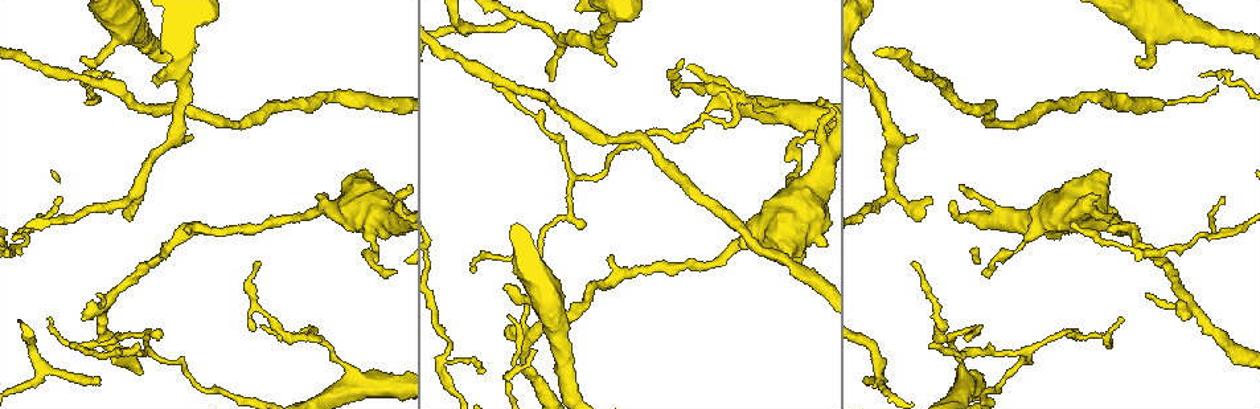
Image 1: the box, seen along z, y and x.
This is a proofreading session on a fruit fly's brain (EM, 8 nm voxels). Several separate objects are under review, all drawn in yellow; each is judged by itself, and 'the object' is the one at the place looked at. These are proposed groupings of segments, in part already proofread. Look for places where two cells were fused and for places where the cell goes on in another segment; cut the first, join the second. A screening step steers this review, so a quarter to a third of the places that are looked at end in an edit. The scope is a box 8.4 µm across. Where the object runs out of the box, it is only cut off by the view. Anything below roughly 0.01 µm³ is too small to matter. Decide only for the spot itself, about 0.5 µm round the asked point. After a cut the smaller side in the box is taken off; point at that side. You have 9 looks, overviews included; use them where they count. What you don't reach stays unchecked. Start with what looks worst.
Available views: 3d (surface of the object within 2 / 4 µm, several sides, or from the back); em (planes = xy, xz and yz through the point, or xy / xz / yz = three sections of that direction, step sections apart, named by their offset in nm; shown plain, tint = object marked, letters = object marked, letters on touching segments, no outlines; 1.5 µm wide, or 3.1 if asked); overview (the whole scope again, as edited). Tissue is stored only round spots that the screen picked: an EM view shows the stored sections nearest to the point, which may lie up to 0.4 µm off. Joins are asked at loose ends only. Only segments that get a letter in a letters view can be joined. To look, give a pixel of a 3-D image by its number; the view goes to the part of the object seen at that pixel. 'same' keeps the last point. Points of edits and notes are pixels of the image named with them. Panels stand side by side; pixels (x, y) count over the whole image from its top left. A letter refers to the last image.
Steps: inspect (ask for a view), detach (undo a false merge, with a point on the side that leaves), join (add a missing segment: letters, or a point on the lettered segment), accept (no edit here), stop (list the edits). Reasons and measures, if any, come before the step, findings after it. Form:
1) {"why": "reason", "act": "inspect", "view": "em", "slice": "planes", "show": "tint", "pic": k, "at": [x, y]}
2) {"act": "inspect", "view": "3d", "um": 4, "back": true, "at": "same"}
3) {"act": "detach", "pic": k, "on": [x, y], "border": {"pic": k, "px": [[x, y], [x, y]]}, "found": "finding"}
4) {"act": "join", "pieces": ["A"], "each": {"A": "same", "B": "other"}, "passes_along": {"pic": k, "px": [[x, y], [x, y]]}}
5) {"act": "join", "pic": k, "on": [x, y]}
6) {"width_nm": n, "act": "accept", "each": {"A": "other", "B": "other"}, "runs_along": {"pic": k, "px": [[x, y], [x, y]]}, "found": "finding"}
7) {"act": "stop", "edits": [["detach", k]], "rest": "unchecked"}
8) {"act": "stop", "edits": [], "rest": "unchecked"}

{"why": "arms part here", "act": "inspect", "view": "3d", "um": 2, "pic": 1, "at": [879, 365]}

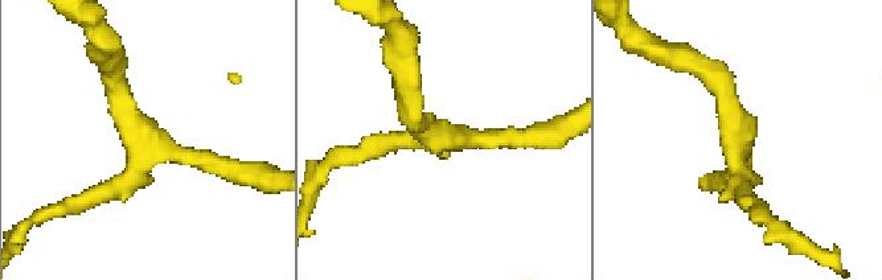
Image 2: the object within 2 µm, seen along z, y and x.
{"arms": 3, "why": "shape alone is not enough", "act": "inspect", "view": "em", "slice": "planes", "show": "letters", "pic": 2, "at": [142, 138]}

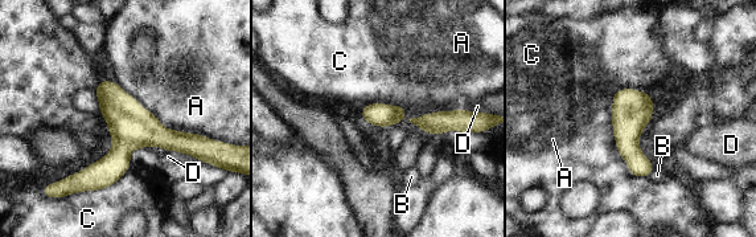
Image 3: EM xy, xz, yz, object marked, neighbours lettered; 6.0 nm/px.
{"act": "accept", "each": {"A": "other", "B": "other", "C": "other", "D": "other"}, "border": {"pic": 3, "px": [[611, 93], [617, 154], [646, 178]]}, "found": "all the same cell"}

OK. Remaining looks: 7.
{"act": "inspect", "view": "3d", "um": 4, "pic": 1, "at": [51, 317]}

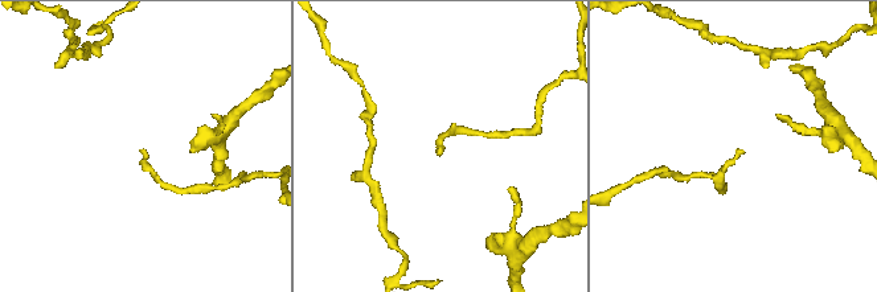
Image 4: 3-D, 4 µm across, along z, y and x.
{"why": "need the tissue", "act": "inspect", "view": "em", "slice": "planes", "show": "letters", "pic": 4, "at": [740, 151]}

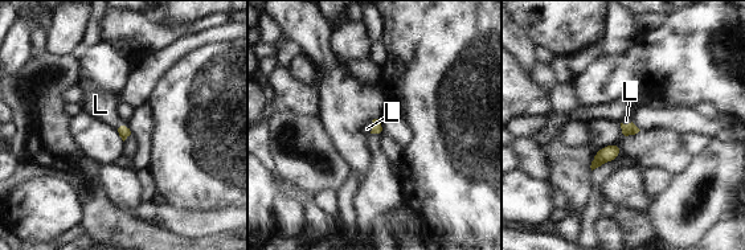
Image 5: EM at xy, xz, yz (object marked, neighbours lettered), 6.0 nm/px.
{"longest_contact_nm": ["L", 80], "act": "join", "pieces": ["L"], "each": {"L": "same"}, "found": "it goes on there"}

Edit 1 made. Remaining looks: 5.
{"act": "inspect", "view": "overview"}

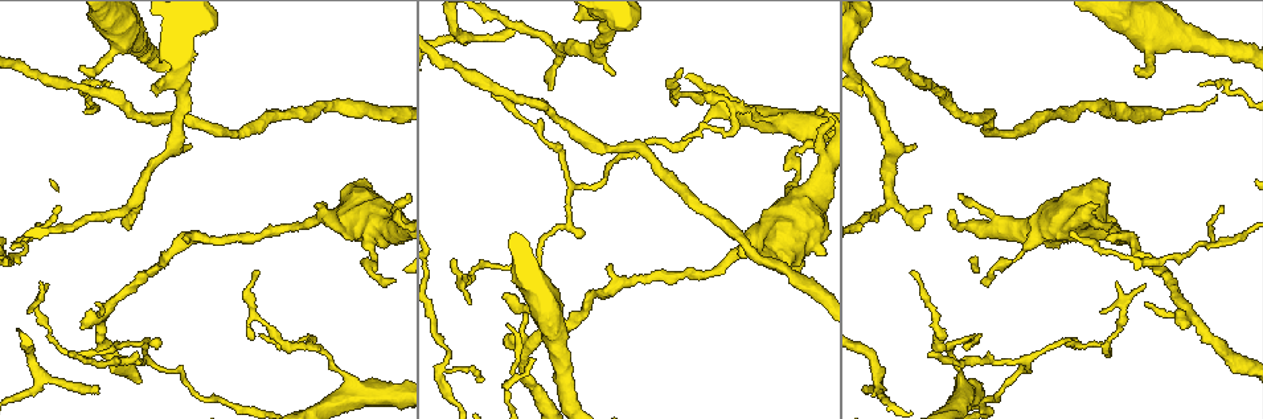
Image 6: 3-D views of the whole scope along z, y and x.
{"why": "free end", "act": "inspect", "view": "em", "slice": "planes", "show": "plain", "pic": 6, "at": [1108, 238]}

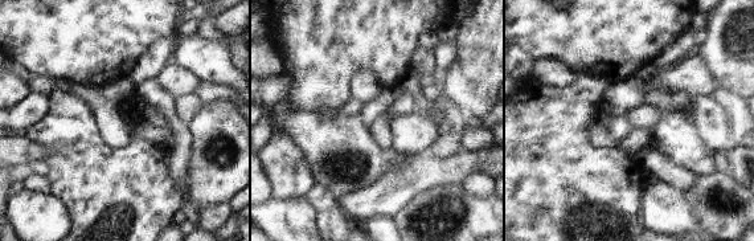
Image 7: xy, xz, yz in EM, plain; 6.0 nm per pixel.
{"act": "inspect", "view": "em", "slice": "planes", "show": "letters", "at": "same"}

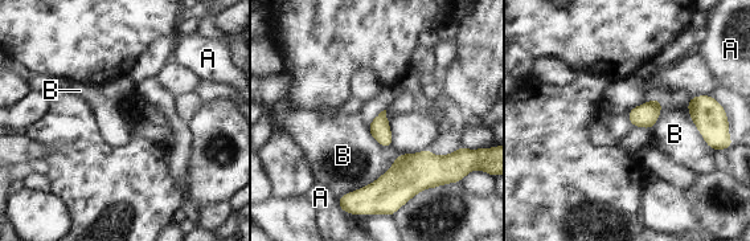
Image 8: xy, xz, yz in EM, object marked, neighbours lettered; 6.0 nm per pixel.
{"longest_contact_nm": ["B", 480], "act": "accept", "each": {"A": "other", "B": "other"}, "border": {"pic": 8, "px": [[401, 154], [374, 180], [337, 199]]}, "found": "no lettered segment goes on from it"}

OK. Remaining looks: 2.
{"why": "sharp bend", "act": "inspect", "view": "em", "slice": "planes", "show": "tint", "pic": 6, "at": [569, 220]}

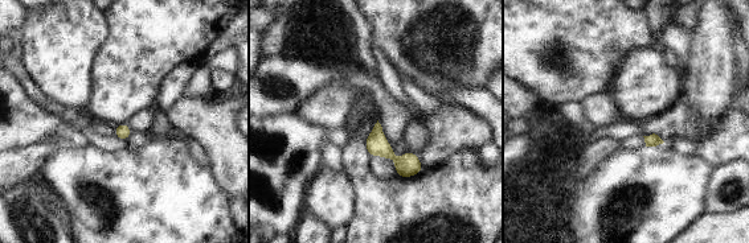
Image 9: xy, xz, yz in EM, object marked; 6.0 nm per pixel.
{"why": "see the neighbours", "act": "inspect", "view": "em", "slice": "planes", "show": "letters", "at": "same"}

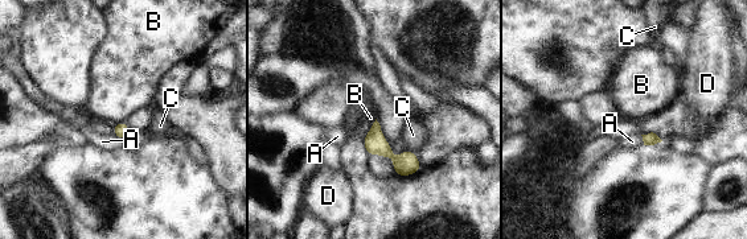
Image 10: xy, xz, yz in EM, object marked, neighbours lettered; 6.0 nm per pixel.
{"act": "accept", "each": {"A": "other", "B": "other", "C": "other", "D": "other"}, "border": {"pic": 10, "px": [[113, 134], [123, 140]]}, "found": "one cell here"}

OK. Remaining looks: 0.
{"act": "stop", "edits": [["join", 5]], "rest": "unchecked"}

